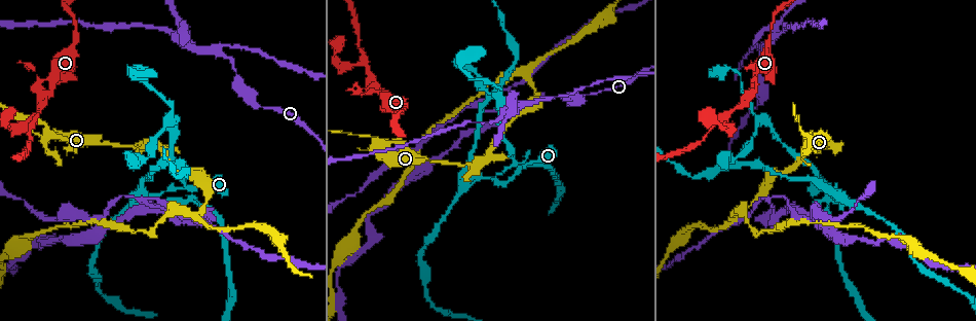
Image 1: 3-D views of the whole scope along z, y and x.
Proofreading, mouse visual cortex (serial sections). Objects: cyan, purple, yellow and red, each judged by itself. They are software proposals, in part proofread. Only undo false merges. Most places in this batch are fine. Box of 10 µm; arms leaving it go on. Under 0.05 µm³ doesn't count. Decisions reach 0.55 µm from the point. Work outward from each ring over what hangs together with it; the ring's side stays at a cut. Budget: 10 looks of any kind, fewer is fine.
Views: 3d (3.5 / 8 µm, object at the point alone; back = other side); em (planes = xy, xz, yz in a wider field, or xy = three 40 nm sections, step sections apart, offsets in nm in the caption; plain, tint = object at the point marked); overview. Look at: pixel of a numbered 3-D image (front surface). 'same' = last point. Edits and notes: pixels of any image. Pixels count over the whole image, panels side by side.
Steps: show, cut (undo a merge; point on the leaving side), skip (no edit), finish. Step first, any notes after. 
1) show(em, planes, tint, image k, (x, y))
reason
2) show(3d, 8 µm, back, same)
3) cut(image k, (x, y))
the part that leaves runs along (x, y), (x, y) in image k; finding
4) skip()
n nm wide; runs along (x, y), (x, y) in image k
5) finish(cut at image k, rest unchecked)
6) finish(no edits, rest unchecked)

show(3d, 3.5 µm, image 1, (186, 185))

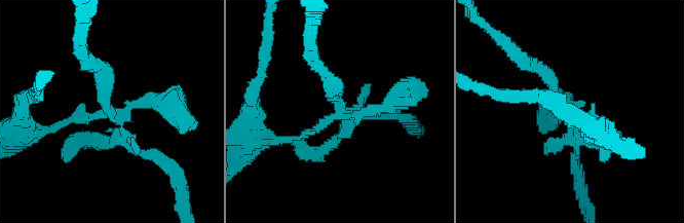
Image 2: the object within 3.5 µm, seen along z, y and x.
show(em, xy, step 5, tint, image 2, (341, 118))

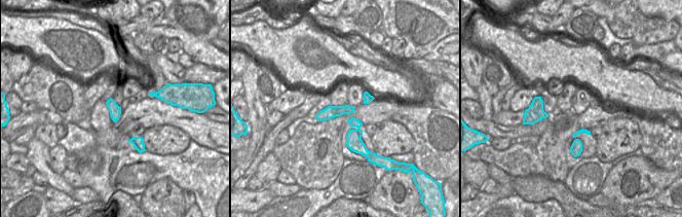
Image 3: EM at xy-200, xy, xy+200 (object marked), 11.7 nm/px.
cut(image 2, (97, 136))
the part that leaves runs along (110, 111), (103, 73), (81, 44) in image 2; two cells meet here

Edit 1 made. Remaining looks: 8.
show(3d, 8 µm, image 1, (827, 147))
sudden change in width

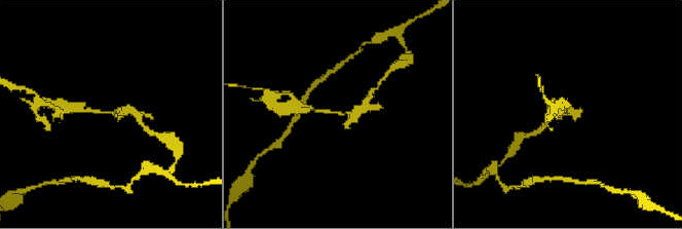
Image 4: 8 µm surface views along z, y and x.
show(em, xy, step 5, tint, same)
arms of 150, 250 nm; need the tissue

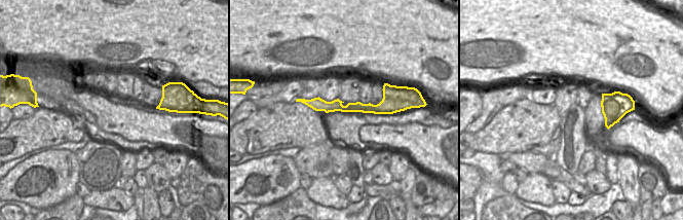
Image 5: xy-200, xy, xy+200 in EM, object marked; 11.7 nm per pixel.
skip()
runs along (311, 110), (352, 113), (365, 102) in image 4; one cell here

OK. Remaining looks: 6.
show(3d, 3.5 µm, back, image 1, (221, 55))
calibre changes

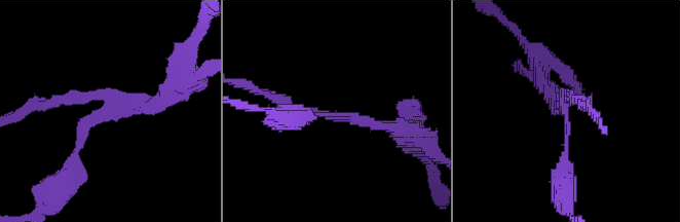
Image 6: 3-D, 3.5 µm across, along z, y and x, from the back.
show(em, xy, step 3, tint, image 6, (334, 117))
now the EM

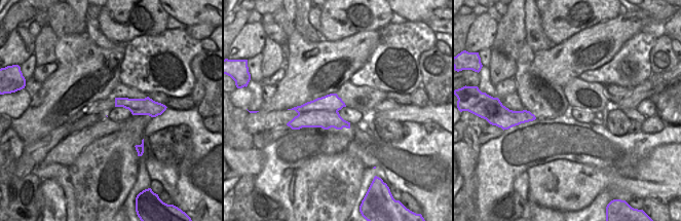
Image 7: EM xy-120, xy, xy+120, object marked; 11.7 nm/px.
show(em, planes, tint, same)
another direction

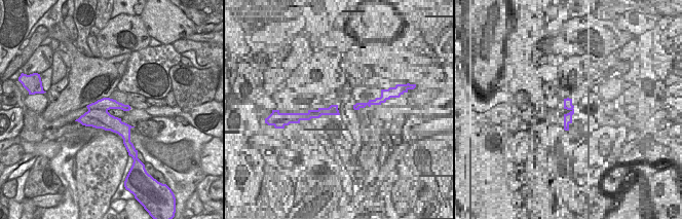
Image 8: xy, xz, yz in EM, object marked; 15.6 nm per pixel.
cut(image 6, (68, 102))
arms of 100, 150, 150 nm; a second cell is stuck on

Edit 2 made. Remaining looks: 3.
show(3d, 3.5 µm, image 1, (195, 216))
a fork

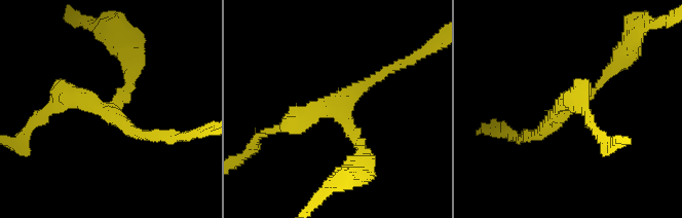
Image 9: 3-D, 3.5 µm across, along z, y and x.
show(em, xy, step 5, tint, image 9, (337, 112))
3 arms; arms of 150, 200, 300 nm; need the tissue

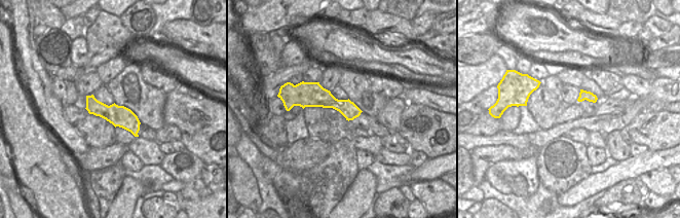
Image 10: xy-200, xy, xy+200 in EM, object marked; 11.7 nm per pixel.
skip()
runs along (130, 63), (114, 104), (48, 107) in image 9; continuous, no second cell

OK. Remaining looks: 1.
finish(cut at image 2, cut at image 6, rest unchecked)

